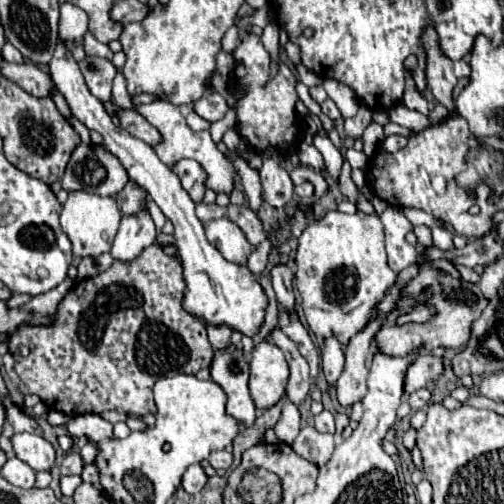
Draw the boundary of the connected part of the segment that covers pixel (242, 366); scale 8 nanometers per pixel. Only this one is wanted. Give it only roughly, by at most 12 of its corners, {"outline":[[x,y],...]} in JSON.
{"outline":[[215,350],[211,378],[227,394],[227,414],[255,422],[249,360],[241,350]]}

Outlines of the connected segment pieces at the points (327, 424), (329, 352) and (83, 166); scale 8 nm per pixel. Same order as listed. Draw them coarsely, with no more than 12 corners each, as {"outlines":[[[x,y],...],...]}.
{"outlines":[[[331,412],[315,416],[319,432],[335,434],[335,418]],[[327,338],[321,358],[329,388],[345,368],[345,354],[335,338]],[[81,142],[61,186],[117,196],[127,170],[103,146]]]}

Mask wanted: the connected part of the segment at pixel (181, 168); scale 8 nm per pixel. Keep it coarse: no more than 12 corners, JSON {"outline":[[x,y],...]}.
{"outline":[[179,160],[171,170],[195,204],[207,190],[207,172],[195,160]]}

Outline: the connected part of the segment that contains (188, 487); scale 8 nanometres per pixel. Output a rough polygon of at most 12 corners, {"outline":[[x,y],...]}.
{"outline":[[201,464],[187,468],[181,486],[197,494],[207,482]]}

